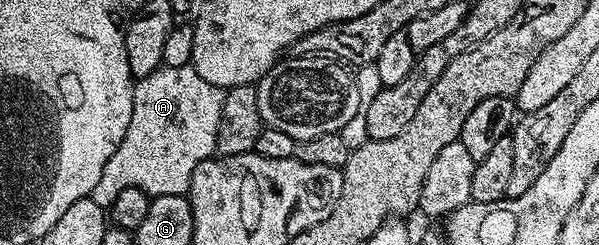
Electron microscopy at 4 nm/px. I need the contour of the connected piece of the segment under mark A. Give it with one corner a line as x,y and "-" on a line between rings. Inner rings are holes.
189,64
178,68
162,66
140,77
133,86
127,134
123,134
123,142
119,142
115,154
107,158
107,166
103,166
103,174
93,191
93,200
107,210
111,202
115,202
115,194
127,190
127,186
135,186
151,198
186,195
193,167
216,153
224,97
222,89
199,78

